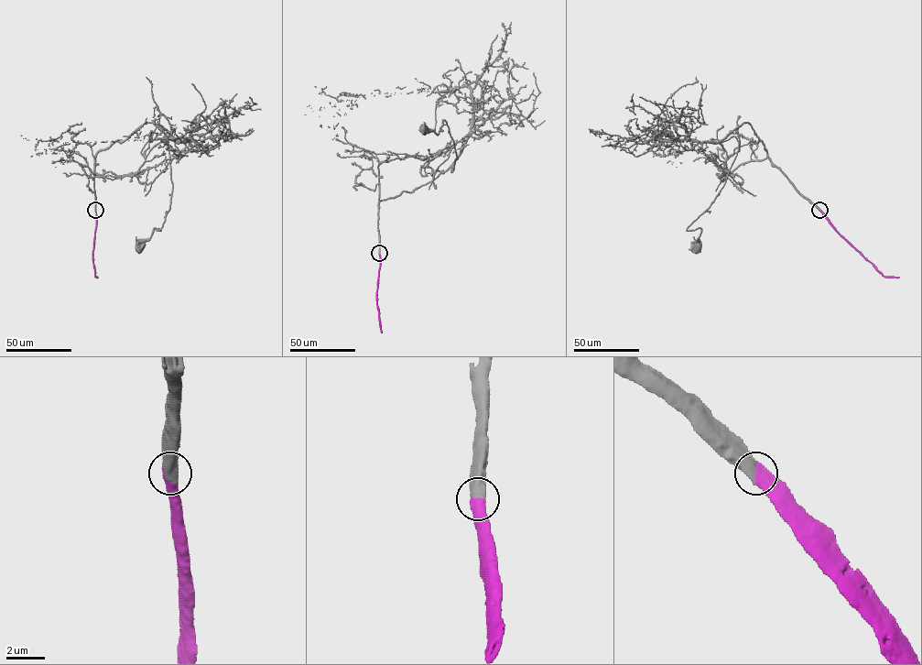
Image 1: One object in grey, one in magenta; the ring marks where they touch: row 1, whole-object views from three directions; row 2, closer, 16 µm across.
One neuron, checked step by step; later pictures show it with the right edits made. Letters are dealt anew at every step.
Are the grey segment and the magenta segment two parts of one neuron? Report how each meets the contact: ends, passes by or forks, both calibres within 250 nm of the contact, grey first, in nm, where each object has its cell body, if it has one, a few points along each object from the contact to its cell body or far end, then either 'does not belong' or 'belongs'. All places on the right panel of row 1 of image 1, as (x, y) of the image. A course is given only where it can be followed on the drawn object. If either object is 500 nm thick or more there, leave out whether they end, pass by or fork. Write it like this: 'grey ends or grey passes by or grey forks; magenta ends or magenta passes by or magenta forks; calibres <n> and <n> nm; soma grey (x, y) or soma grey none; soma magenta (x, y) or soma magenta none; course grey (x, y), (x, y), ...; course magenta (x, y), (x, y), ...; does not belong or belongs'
calibres 650 and 700 nm; soma grey (696, 246); soma magenta none; course grey (819, 210), (743, 123), (722, 140), (734, 136), (739, 143), (724, 185), (687, 229), (701, 229), (697, 246); course magenta (819, 210), (831, 225), (883, 275), (899, 277); belongs

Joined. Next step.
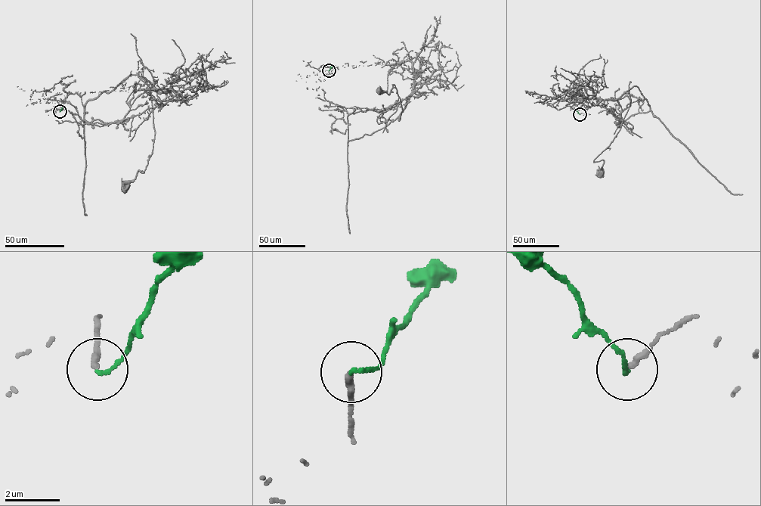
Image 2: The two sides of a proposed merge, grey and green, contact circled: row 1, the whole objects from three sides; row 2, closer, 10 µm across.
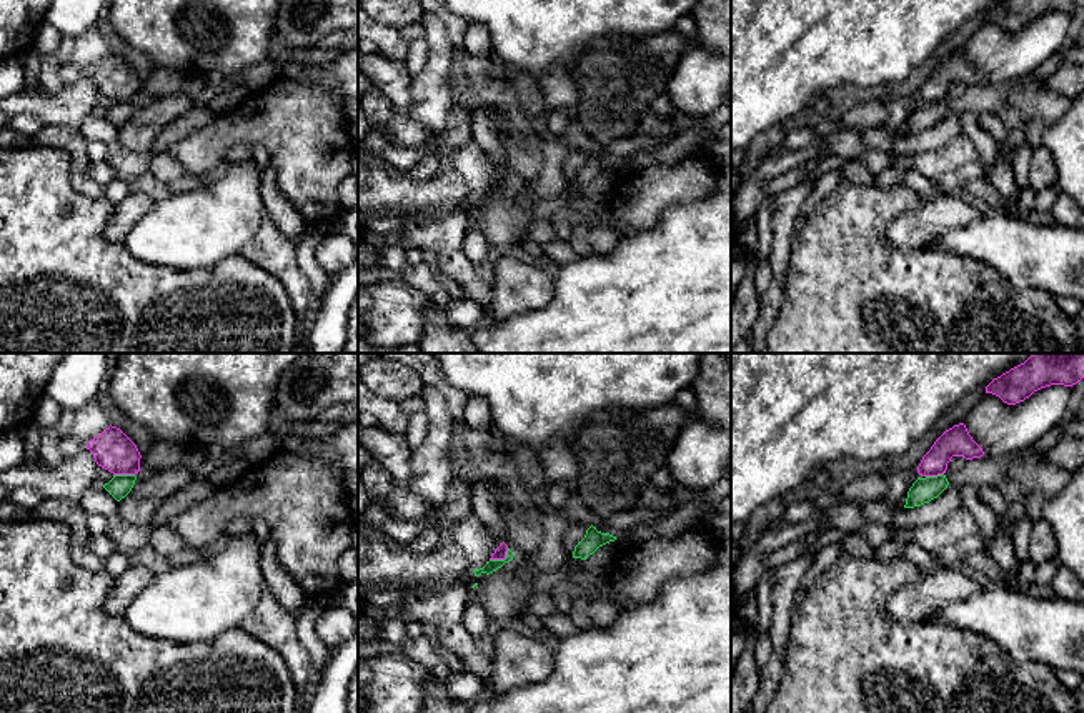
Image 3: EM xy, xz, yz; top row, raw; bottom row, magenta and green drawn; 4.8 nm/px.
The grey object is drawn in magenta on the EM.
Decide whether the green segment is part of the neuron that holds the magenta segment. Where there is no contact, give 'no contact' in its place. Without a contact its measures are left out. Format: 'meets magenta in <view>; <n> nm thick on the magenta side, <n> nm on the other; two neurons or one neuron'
meets magenta in xz; 60 nm thick on the magenta side, 60 nm on the other; two neurons

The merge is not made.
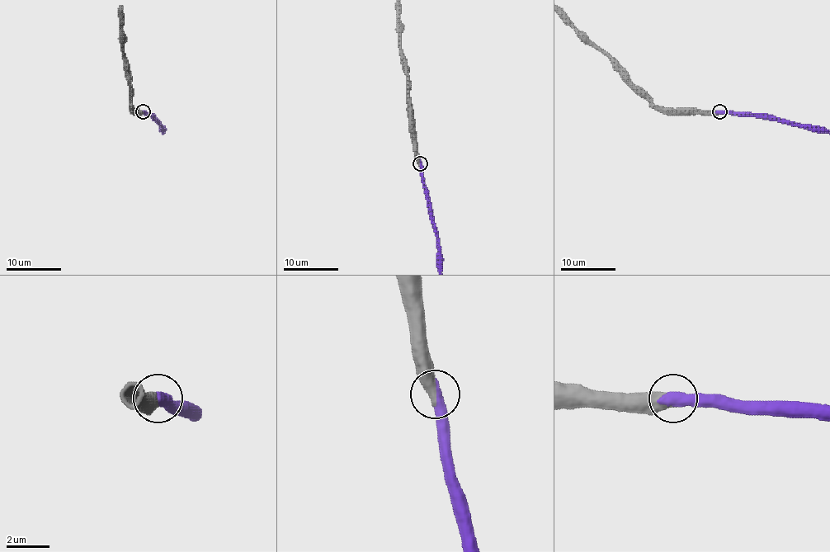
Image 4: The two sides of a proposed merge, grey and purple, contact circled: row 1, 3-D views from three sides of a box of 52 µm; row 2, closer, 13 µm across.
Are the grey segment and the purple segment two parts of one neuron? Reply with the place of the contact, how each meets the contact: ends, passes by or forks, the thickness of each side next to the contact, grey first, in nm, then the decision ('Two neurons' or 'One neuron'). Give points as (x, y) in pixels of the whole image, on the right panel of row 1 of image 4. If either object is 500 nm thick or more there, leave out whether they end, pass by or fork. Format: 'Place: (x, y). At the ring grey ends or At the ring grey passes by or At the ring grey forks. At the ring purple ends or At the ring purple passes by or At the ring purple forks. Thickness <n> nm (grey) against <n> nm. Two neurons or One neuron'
Place: (719, 111). Thickness 600 nm (grey) against 550 nm. One neuron

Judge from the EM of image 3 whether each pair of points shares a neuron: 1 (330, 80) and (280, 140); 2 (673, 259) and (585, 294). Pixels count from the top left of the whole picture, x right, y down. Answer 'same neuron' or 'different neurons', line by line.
1: different neurons
2: same neuron

